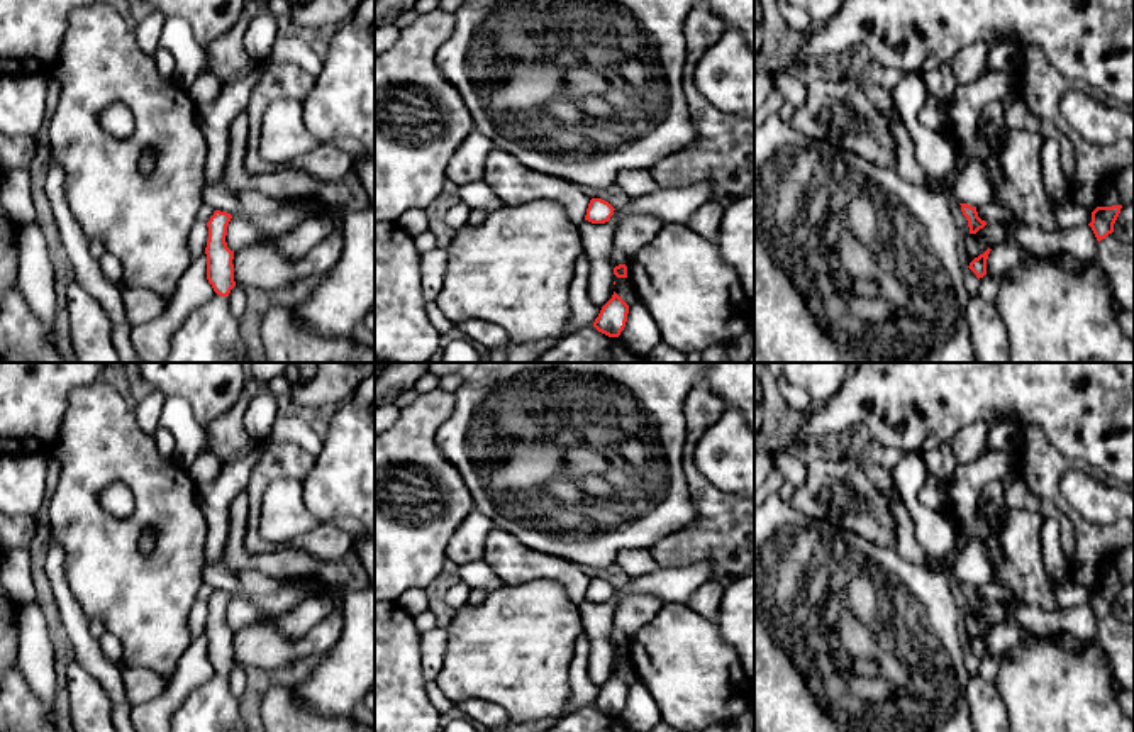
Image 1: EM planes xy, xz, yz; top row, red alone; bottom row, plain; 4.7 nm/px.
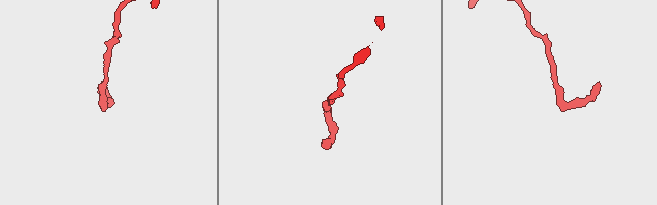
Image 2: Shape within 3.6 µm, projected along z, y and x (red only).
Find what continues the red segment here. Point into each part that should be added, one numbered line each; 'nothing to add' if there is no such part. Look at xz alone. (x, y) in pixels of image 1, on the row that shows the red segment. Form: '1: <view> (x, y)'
nothing to add

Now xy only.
1: xy (211, 334)

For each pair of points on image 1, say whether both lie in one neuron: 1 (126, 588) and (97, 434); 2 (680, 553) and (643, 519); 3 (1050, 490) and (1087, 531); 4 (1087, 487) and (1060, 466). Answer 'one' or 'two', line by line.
1: one
2: two
3: one
4: two

